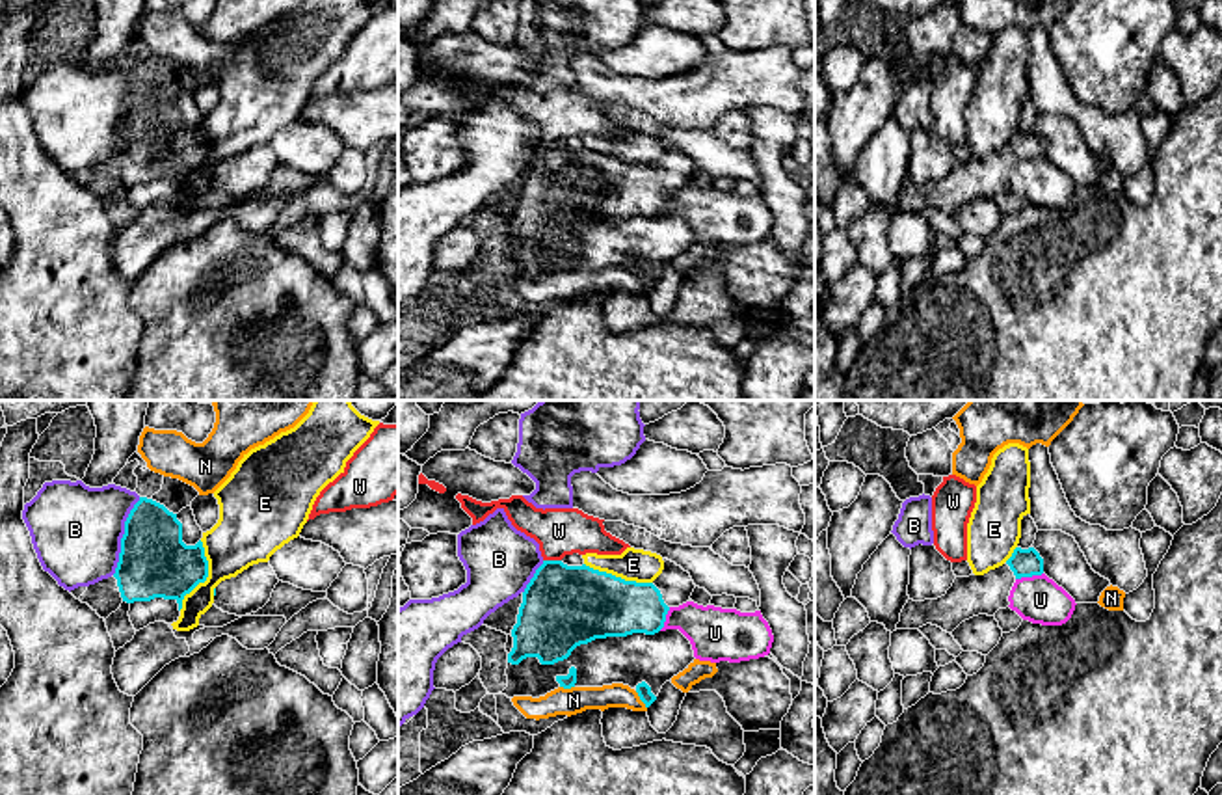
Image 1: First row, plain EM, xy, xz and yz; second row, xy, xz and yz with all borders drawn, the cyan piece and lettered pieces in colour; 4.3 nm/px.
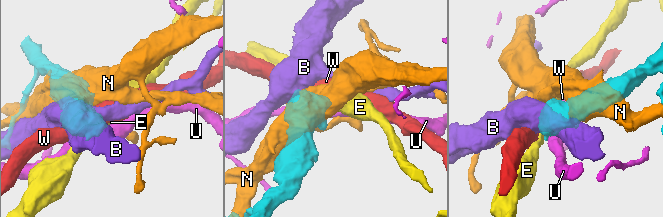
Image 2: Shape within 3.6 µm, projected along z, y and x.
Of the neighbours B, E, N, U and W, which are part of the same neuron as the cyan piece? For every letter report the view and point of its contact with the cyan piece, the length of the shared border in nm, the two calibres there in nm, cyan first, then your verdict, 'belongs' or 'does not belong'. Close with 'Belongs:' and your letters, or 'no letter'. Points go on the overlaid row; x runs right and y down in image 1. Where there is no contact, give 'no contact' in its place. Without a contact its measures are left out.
B: meets cyan in xy at (123, 537); contact 360 nm long; 300 nm thick on the cyan side, 380 nm on the other; does not belong
E: meets cyan in xy at (207, 576); contact 320 nm long; 300 nm thick on the cyan side, 280 nm on the other; does not belong
N: meets cyan in xz at (640, 699); contact 90 nm long; 60 nm thick on the cyan side, 110 nm on the other; does not belong
U: meets cyan in yz at (1029, 576); contact 120 nm long; 130 nm thick on the cyan side, 200 nm on the other; does not belong
W: meets cyan in xz at (553, 561); contact 80 nm long; 360 nm thick on the cyan side, 200 nm on the other; does not belong
Belongs: no letter

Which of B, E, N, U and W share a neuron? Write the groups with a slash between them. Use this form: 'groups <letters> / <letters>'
groups B / E / N / U / W

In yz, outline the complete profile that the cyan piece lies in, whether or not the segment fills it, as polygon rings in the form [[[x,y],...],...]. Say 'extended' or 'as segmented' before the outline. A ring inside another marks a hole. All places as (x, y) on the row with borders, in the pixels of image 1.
extended; [[[1016,547],[1012,557],[984,575],[956,577],[945,596],[937,600],[908,600],[897,629],[919,629],[926,624],[952,633],[962,622],[1010,605],[1008,596],[1021,577],[1043,573],[1043,559],[1034,547]]]

